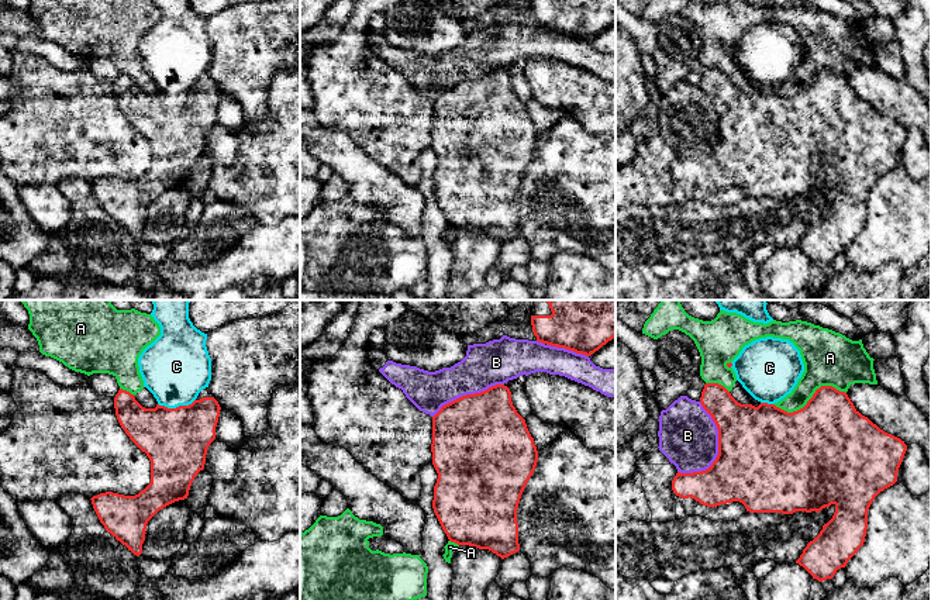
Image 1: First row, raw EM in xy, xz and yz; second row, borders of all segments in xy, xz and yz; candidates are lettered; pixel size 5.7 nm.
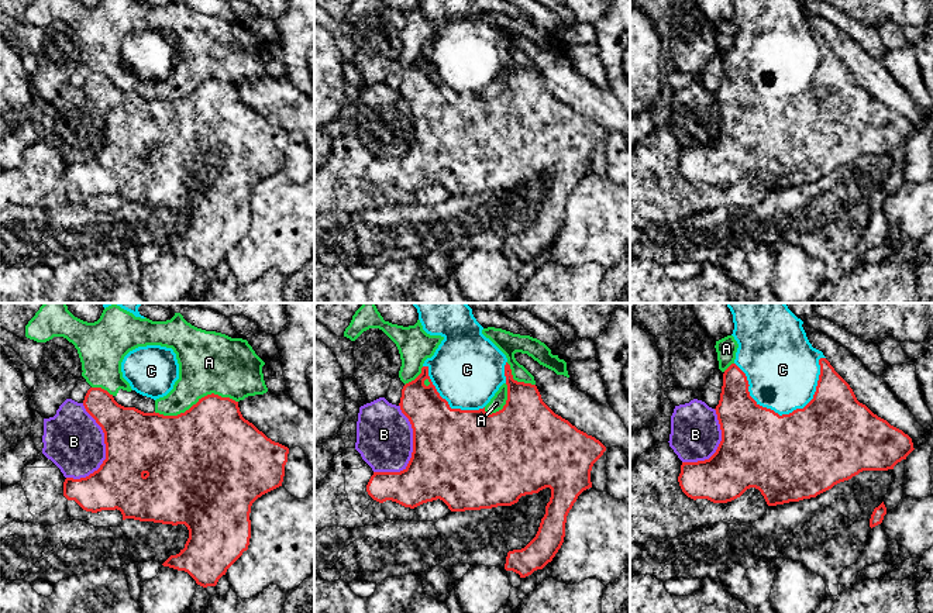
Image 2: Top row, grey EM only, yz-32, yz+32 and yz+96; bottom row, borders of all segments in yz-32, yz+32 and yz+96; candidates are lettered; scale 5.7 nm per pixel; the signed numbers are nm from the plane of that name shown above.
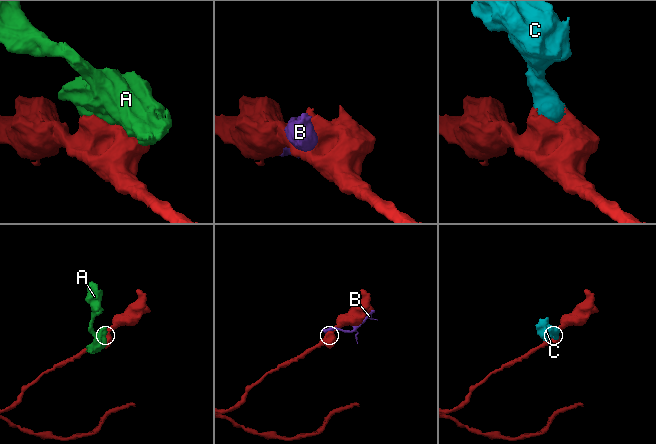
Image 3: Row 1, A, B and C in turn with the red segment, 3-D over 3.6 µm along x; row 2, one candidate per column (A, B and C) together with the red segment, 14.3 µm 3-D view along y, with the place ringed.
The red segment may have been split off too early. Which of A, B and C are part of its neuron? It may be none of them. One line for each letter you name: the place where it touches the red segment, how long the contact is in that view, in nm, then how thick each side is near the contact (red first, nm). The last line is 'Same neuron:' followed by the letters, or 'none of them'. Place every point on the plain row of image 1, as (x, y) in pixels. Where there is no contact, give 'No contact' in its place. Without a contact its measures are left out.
C: Touches red at xy (176, 92). Shared border 220 nm. Thickness 360 nm (red) against 400 nm
Same neuron: C

